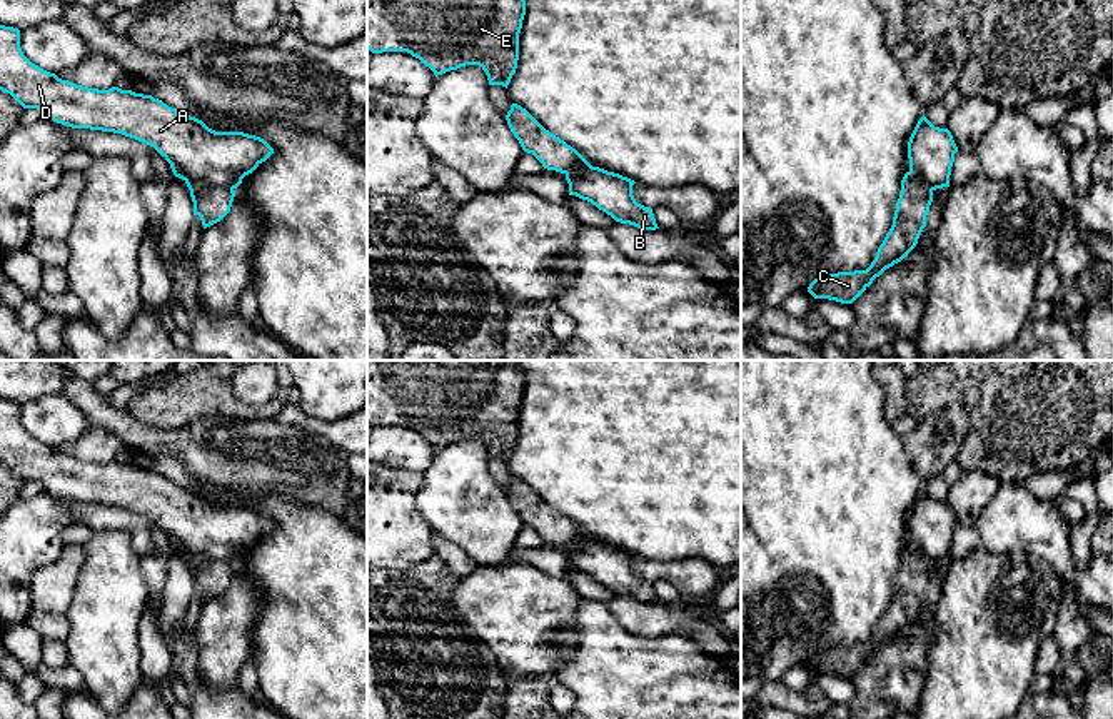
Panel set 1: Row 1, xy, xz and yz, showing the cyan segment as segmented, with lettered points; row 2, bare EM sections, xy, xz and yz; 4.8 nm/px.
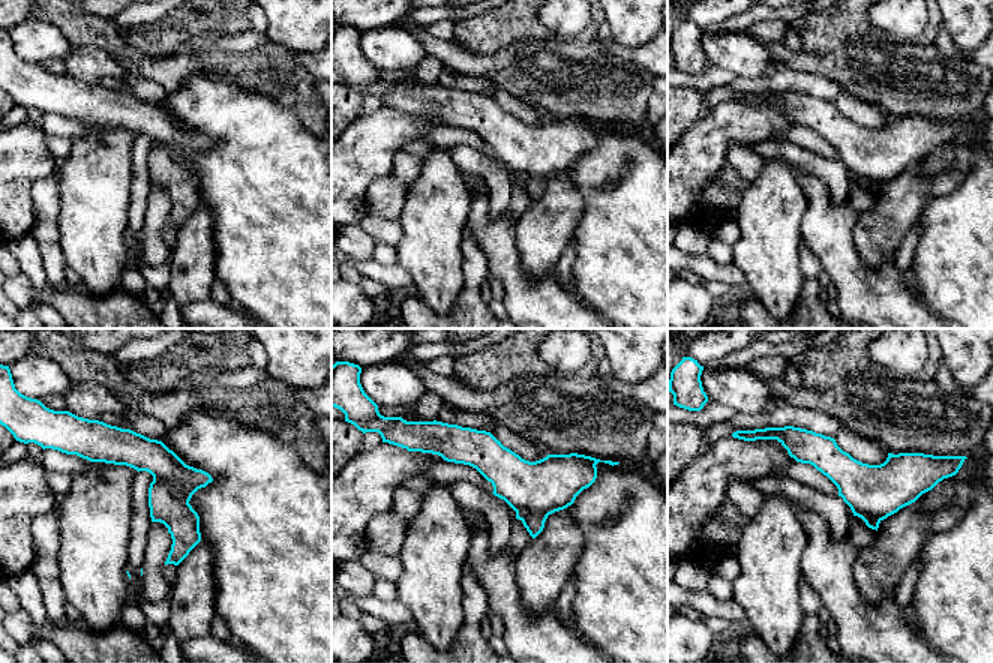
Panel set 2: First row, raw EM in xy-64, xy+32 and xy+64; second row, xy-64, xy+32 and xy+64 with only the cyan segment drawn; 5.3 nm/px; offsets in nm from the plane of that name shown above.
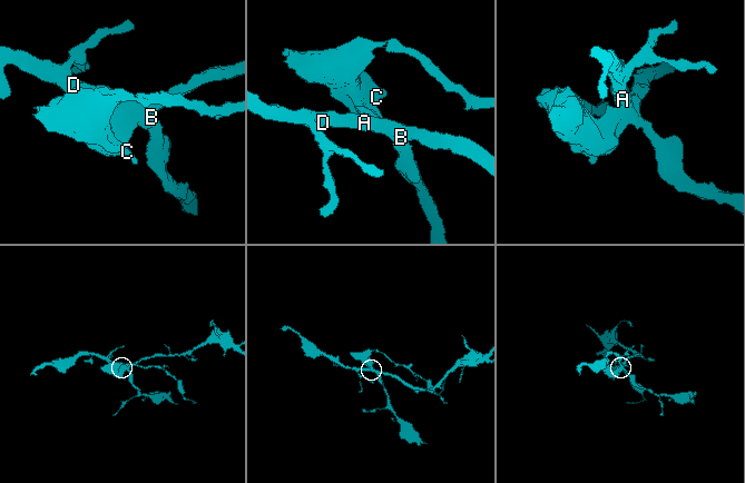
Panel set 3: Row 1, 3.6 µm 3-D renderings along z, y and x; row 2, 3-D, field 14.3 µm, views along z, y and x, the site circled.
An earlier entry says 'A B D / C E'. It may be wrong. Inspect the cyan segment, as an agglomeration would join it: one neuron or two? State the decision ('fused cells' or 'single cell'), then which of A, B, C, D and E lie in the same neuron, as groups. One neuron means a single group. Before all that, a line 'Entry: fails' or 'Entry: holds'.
Entry: holds
fused cells | A B D / C E

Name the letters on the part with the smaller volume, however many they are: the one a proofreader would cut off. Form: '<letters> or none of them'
C, E

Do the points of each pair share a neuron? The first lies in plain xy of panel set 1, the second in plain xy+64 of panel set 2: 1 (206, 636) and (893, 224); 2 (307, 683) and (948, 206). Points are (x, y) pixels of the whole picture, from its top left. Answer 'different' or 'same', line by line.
1: same
2: same

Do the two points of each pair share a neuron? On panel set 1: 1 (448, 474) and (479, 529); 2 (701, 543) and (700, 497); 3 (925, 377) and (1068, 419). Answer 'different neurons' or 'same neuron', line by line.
1: same neuron
2: same neuron
3: same neuron

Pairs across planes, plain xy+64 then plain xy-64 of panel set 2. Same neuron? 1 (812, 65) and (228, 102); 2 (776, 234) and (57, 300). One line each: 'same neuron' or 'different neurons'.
1: different neurons
2: different neurons

